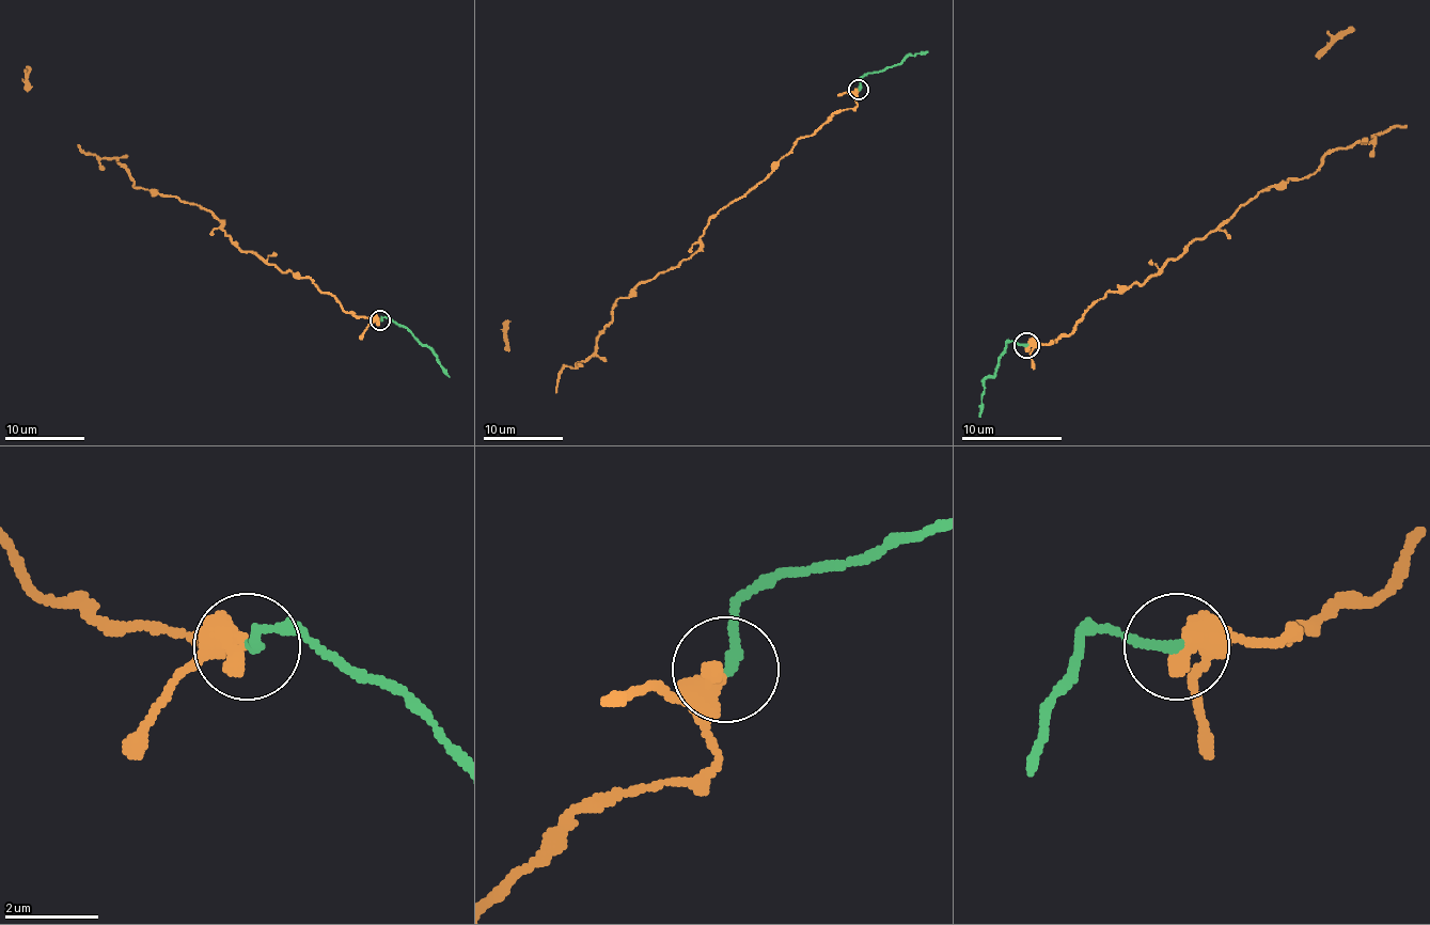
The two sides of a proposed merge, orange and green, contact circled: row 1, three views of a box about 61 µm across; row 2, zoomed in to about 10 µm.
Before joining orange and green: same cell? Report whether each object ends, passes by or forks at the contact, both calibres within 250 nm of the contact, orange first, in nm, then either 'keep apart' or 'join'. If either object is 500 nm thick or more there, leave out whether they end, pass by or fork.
orange passes by | green ends | 380/220 nm | join

